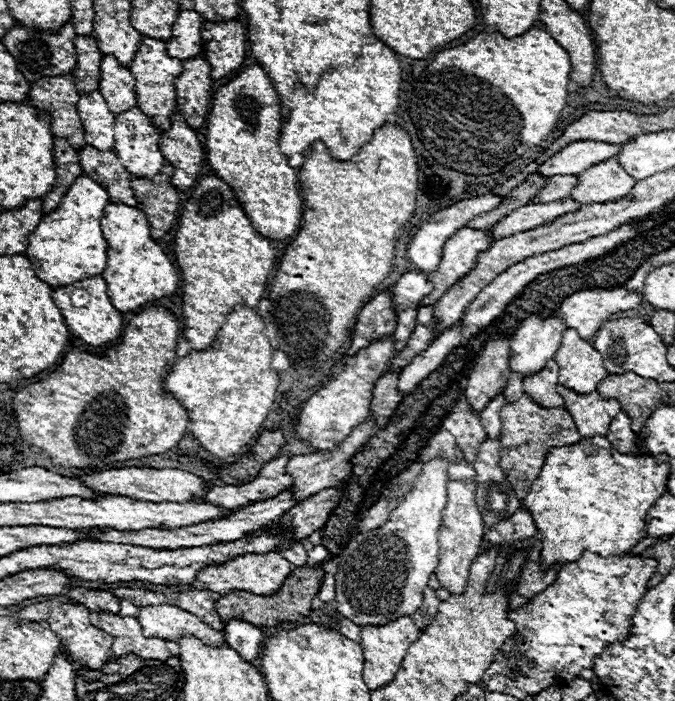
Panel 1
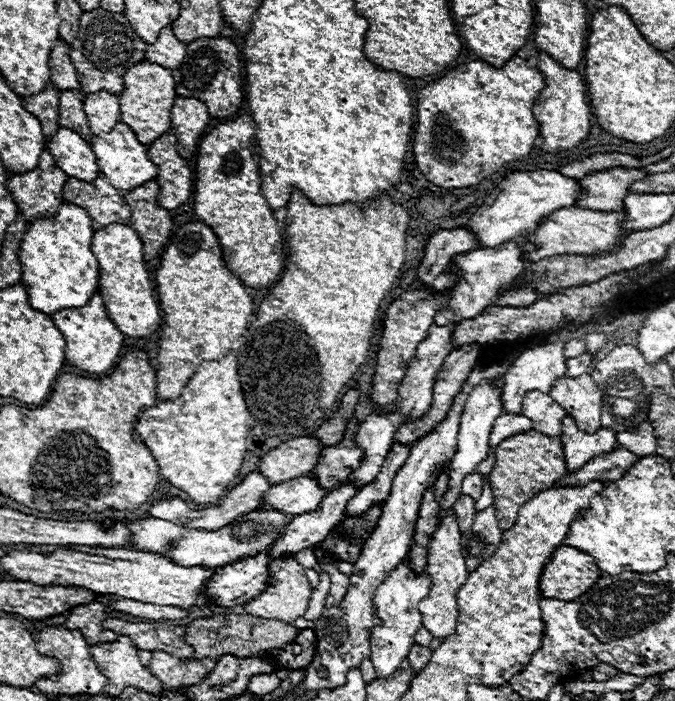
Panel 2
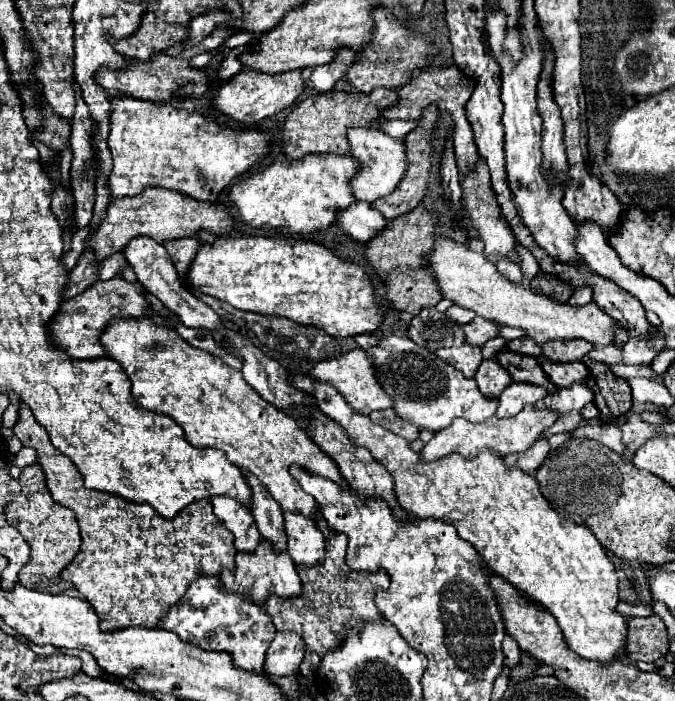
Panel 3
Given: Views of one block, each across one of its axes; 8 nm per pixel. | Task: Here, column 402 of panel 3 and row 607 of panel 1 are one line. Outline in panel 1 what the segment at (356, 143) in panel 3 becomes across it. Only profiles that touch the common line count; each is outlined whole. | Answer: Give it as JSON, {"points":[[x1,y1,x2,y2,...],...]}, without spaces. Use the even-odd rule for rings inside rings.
{"points":[[146,606,138,612,138,622,146,636,158,636,162,640,176,642,182,636,198,636,206,646,218,646,224,642,224,634,212,630,194,614,176,606]]}

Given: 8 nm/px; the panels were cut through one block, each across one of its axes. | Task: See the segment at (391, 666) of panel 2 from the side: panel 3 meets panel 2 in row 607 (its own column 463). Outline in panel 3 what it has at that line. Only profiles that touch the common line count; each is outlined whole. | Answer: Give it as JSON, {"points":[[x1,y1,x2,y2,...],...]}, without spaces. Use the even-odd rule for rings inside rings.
{"points":[[386,336,376,346,366,350,372,358,376,378,394,402,394,412,410,424,426,430,442,430,452,424,454,418,466,418,468,422,484,422,494,416,498,402,480,394,476,380,468,380,460,370,446,364,434,352,414,344,410,338]]}

